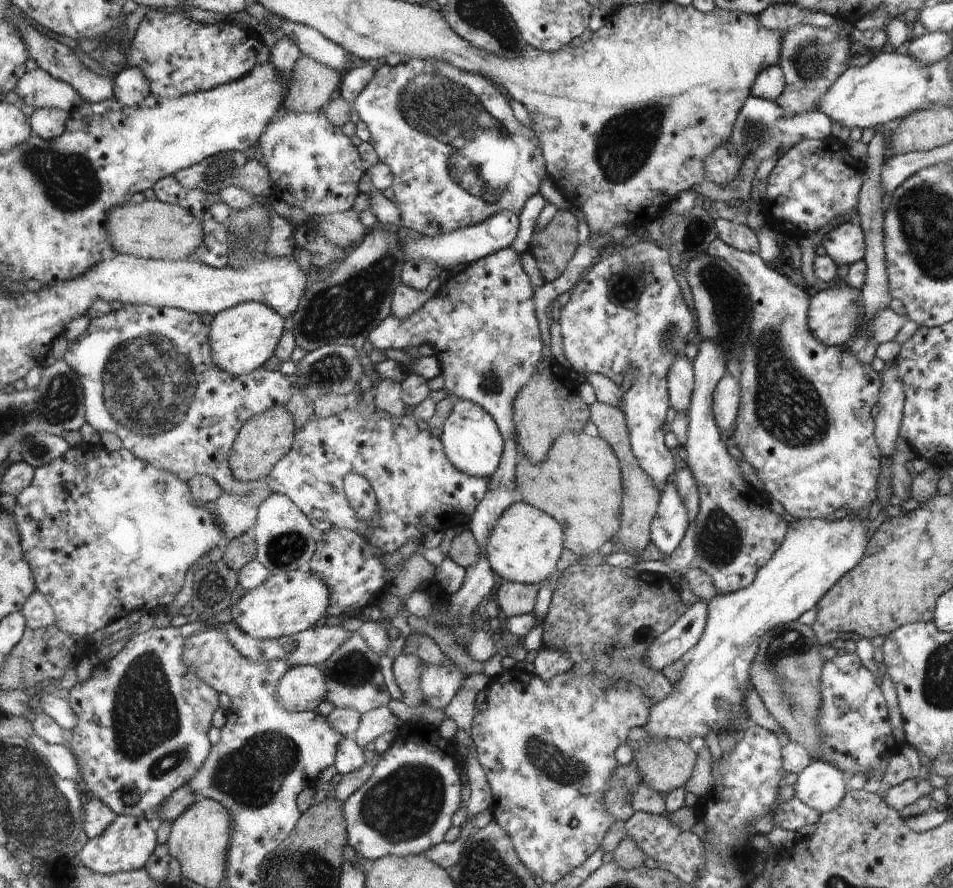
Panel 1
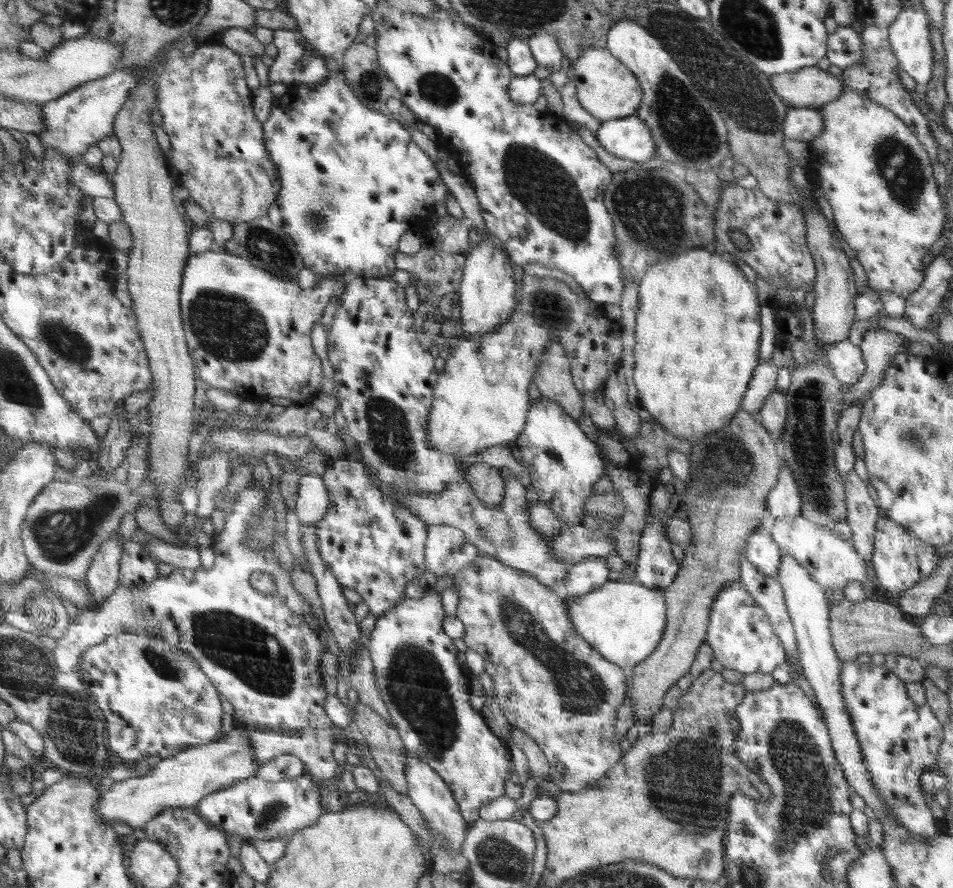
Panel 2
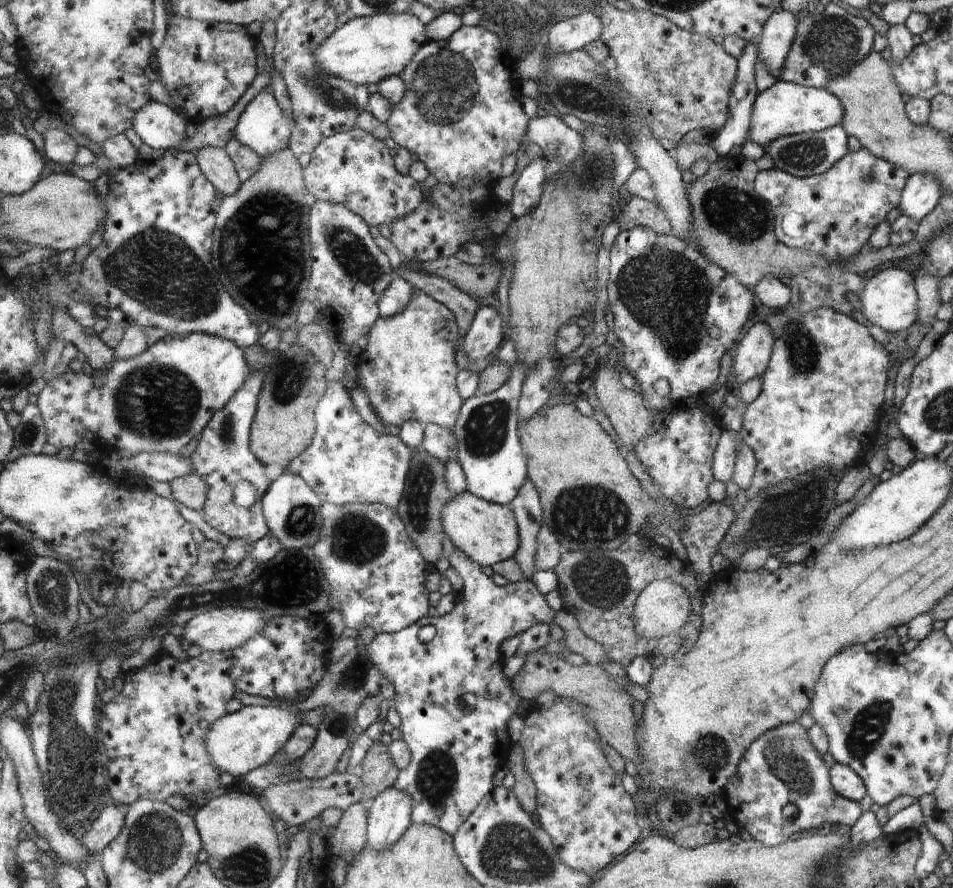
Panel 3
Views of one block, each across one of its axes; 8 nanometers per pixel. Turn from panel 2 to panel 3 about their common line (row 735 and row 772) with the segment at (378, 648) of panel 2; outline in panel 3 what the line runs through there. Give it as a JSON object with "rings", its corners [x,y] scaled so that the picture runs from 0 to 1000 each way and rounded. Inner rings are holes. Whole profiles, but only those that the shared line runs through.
{"rings":[[[476,617],[476,622],[470,626],[472,639],[481,644],[481,649],[487,654],[487,661],[480,670],[476,685],[471,691],[460,694],[447,694],[440,702],[433,702],[431,706],[424,707],[423,709],[413,713],[396,713],[390,724],[387,726],[387,738],[389,743],[399,755],[403,755],[406,759],[407,769],[411,769],[416,782],[413,782],[413,797],[420,805],[422,816],[419,819],[422,824],[422,832],[428,840],[429,860],[419,867],[418,877],[414,880],[413,887],[419,889],[421,892],[427,893],[431,898],[431,926],[434,929],[447,928],[459,931],[472,943],[476,943],[478,937],[482,936],[486,928],[490,925],[491,919],[495,918],[503,905],[516,892],[516,876],[520,867],[531,861],[533,855],[533,847],[536,842],[536,831],[532,824],[533,810],[537,804],[548,803],[546,798],[546,786],[540,782],[540,777],[535,777],[535,768],[527,761],[527,739],[525,739],[525,730],[529,721],[534,717],[541,717],[547,713],[555,709],[562,703],[571,703],[579,705],[580,697],[584,691],[573,679],[571,669],[565,666],[565,662],[557,653],[548,653],[546,657],[534,657],[531,661],[522,660],[514,651],[514,645],[510,645],[506,637],[495,632],[485,618]],[[452,704],[458,708],[458,716],[451,723],[443,723],[440,716],[440,711],[444,705]]]}

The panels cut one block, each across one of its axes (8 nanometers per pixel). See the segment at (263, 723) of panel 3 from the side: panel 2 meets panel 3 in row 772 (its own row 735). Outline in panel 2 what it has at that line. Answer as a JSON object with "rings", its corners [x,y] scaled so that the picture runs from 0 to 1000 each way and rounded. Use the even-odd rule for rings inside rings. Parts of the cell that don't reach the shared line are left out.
{"rings":[[[248,818],[243,824],[240,824],[237,829],[233,829],[229,836],[221,837],[220,839],[200,841],[189,850],[163,859],[156,870],[150,870],[146,867],[130,869],[130,881],[122,881],[115,890],[108,891],[109,899],[107,899],[102,910],[104,917],[106,917],[106,921],[115,929],[122,928],[122,926],[131,926],[143,936],[147,934],[151,935],[155,926],[159,926],[159,923],[177,910],[206,909],[214,899],[218,899],[225,892],[243,887],[248,881],[269,874],[269,869],[272,868],[273,863],[269,859],[260,823],[261,819]],[[251,819],[255,821],[254,824],[249,822]]]}

